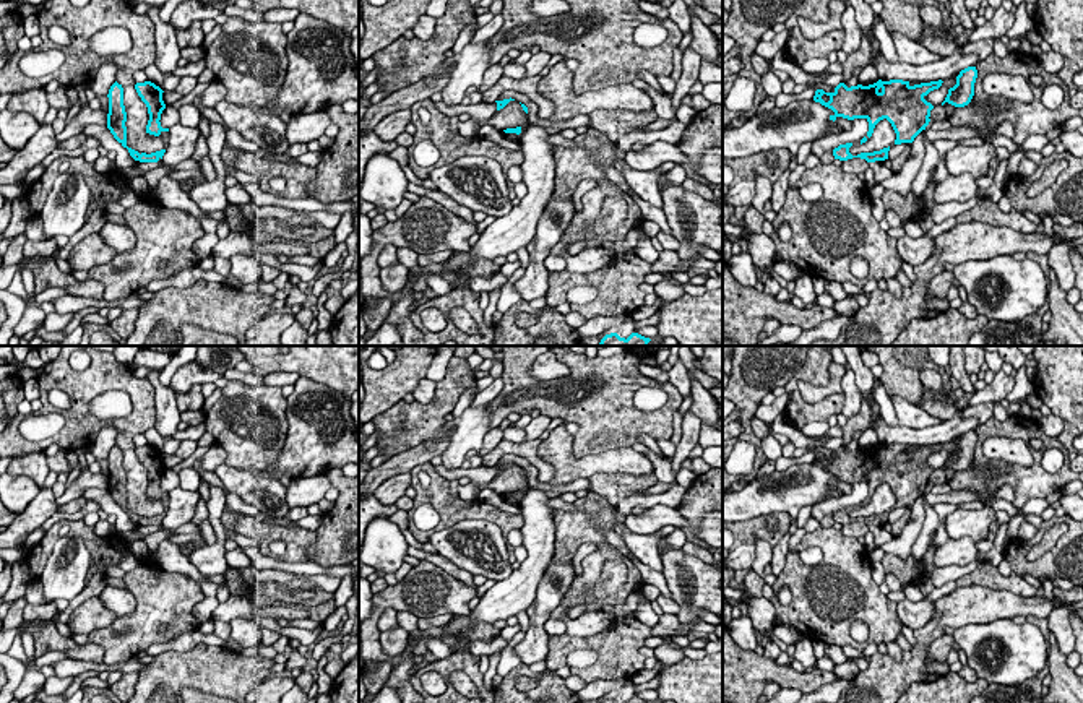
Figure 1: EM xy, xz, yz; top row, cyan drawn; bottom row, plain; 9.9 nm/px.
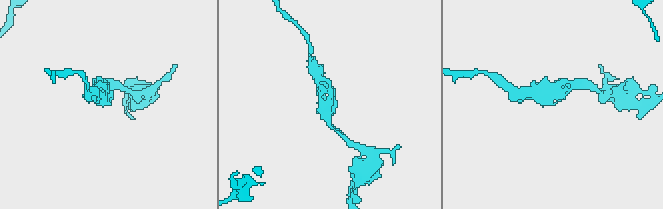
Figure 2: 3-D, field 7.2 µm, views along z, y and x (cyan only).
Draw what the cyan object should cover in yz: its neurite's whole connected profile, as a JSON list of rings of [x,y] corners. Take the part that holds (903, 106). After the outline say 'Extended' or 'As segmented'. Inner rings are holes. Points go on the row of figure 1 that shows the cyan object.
[[[878,80],[877,83],[869,86],[857,84],[851,88],[848,88],[844,83],[839,83],[833,93],[817,89],[813,101],[820,102],[822,106],[835,112],[833,115],[830,115],[830,120],[833,122],[838,117],[848,120],[865,119],[869,122],[867,132],[869,138],[872,136],[875,125],[880,120],[887,119],[896,133],[895,144],[901,144],[901,143],[913,143],[914,138],[929,125],[930,110],[934,109],[934,106],[927,102],[924,97],[930,91],[938,89],[942,83],[943,81],[938,80],[911,86],[909,81],[903,80],[890,80],[890,81]]]. As segmented

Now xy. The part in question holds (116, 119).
[[[117,81],[110,86],[109,89],[109,114],[107,114],[107,128],[110,130],[110,133],[114,135],[114,138],[128,149],[130,156],[135,161],[140,162],[157,162],[159,159],[162,159],[166,149],[146,154],[146,153],[138,153],[132,148],[127,146],[127,112],[125,112],[125,106],[123,106],[123,88],[122,84],[119,84]]]. As segmented

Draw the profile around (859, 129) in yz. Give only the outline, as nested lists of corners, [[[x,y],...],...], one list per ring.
[[[854,119],[852,127],[848,132],[815,140],[812,143],[810,153],[815,154],[817,157],[822,157],[826,151],[833,151],[839,144],[846,143],[859,144],[861,140],[867,135],[867,132],[869,132],[867,119]]]

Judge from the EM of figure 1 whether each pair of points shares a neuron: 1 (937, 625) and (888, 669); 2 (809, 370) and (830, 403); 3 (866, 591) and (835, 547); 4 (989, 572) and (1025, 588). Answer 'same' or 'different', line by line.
1: same
2: same
3: same
4: same

